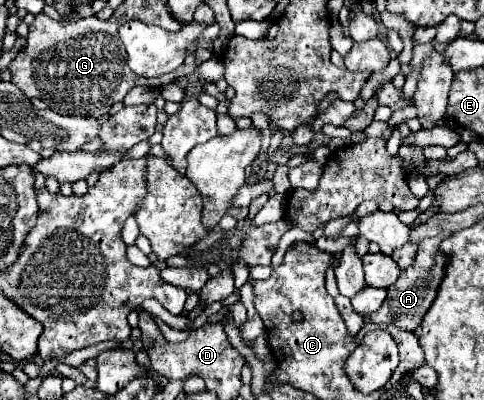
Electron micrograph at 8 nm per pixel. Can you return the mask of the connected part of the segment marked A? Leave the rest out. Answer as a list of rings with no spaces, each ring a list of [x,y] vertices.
[[[441,233],[437,237],[425,237],[425,241],[421,241],[413,265],[409,265],[409,269],[401,271],[399,279],[387,289],[387,299],[383,301],[381,309],[371,313],[369,319],[377,325],[397,325],[403,331],[415,331],[421,325],[423,315],[429,311],[433,299],[437,297],[437,289],[445,277],[445,265],[447,265],[447,255],[441,253],[439,245],[441,241],[449,237],[449,233]]]

